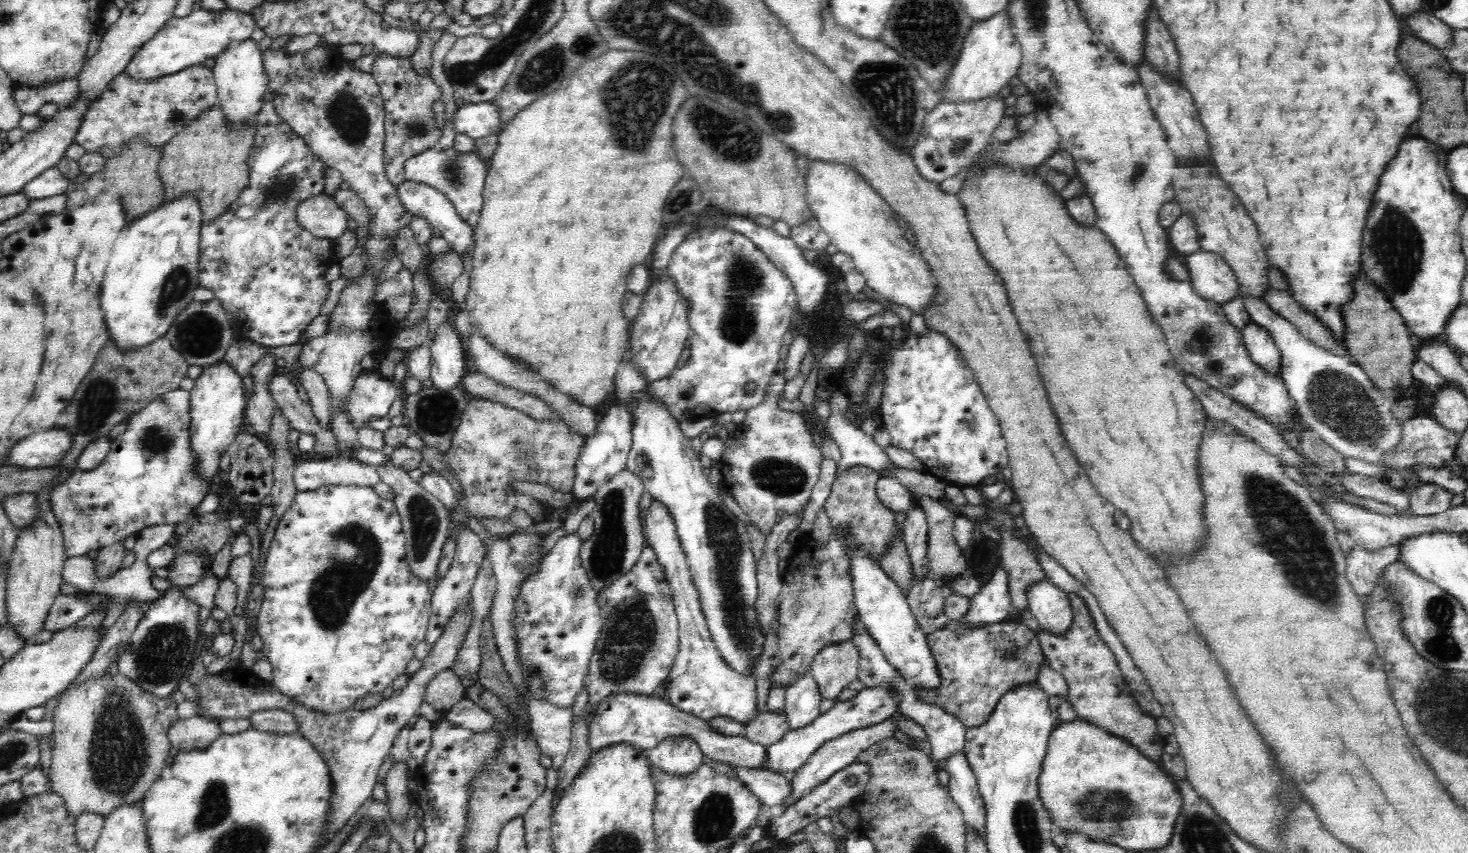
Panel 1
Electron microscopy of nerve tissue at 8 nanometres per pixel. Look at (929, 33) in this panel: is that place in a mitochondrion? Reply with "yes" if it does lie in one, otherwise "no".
yes

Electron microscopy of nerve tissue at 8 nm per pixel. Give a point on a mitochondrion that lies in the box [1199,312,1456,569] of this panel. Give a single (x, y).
(1339, 401)

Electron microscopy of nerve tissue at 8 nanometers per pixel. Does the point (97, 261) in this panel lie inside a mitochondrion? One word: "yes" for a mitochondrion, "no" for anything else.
no

